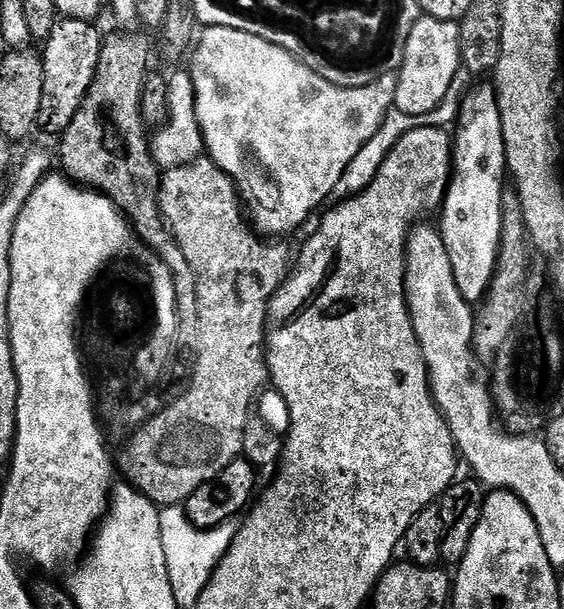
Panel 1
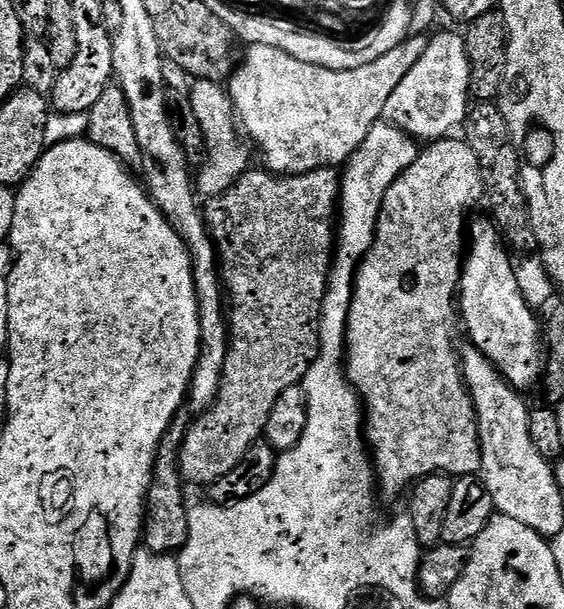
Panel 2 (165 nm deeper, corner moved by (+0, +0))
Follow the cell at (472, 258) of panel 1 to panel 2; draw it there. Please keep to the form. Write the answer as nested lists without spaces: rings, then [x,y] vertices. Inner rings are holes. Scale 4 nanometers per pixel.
[[[491,219],[471,221],[470,243],[460,269],[460,286],[458,289],[458,312],[462,324],[468,327],[468,336],[473,347],[476,347],[485,358],[500,371],[515,389],[525,390],[541,383],[545,357],[542,355],[542,324],[532,313],[524,292],[520,289],[520,280],[516,277],[516,268],[512,265],[513,257],[509,249],[502,243],[500,229]]]

